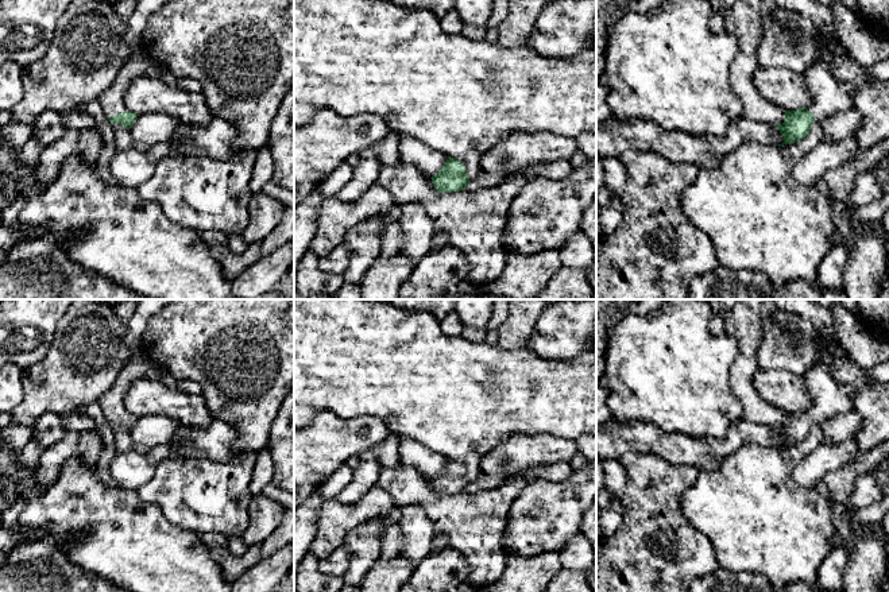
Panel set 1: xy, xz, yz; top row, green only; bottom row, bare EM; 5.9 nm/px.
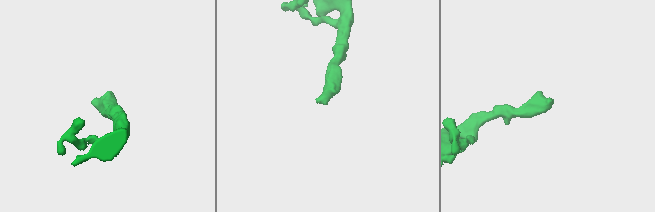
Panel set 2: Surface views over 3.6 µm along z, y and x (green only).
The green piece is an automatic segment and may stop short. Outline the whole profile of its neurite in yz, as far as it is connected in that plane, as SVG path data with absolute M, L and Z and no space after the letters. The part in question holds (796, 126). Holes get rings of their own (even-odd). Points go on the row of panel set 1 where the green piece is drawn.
M822 57L808 69L804 78L811 102L803 109L785 111L784 123L774 124L784 136L784 142L778 146L801 140L815 121L854 107L851 96L854 86L838 81Z

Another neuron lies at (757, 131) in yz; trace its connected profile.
M745 116L728 124L723 138L703 139L680 131L665 131L639 119L611 119L596 123L596 156L619 158L627 150L654 151L670 162L695 163L700 169L718 166L722 155L735 151L743 140L778 146L784 136L770 123Z

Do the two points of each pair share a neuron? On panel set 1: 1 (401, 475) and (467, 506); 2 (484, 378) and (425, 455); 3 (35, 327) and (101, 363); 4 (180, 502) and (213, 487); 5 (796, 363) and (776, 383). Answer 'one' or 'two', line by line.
1: one
2: two
3: two
4: one
5: two

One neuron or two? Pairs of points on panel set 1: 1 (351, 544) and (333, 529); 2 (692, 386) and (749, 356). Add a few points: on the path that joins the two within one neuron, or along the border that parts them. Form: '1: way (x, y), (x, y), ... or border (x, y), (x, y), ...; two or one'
1: border (370, 519), (355, 526), (341, 545); two
2: border (730, 333), (735, 341), (730, 389), (737, 397); two

